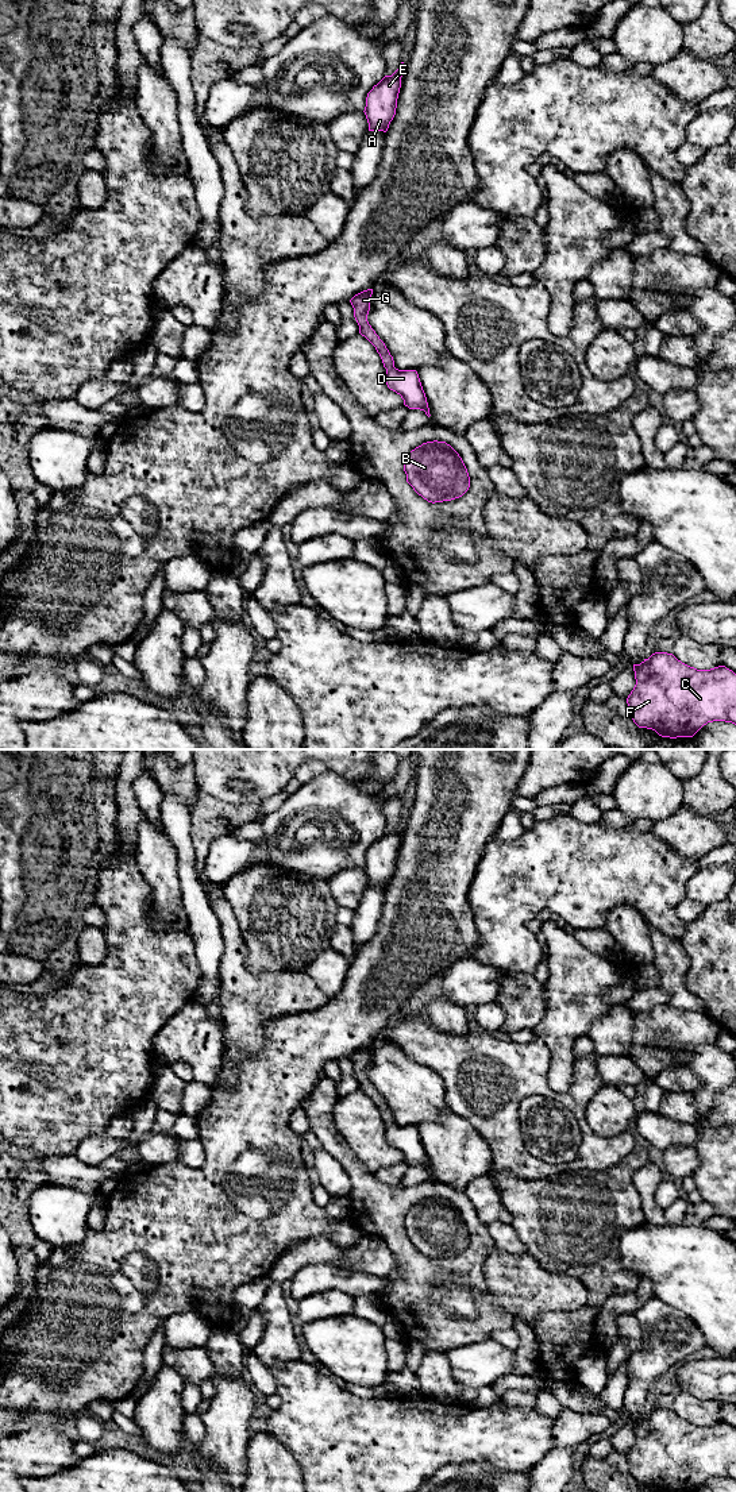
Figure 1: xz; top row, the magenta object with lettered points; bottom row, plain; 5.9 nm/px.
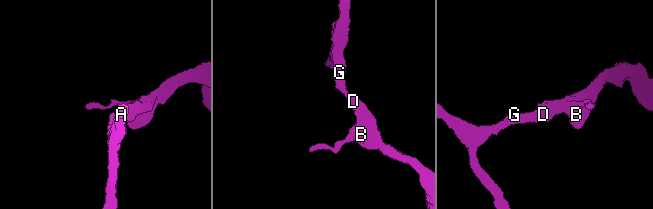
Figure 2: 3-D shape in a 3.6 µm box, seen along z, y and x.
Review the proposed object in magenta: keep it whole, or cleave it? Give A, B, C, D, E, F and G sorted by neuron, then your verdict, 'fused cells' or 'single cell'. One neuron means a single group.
A B C D E F G; single cell

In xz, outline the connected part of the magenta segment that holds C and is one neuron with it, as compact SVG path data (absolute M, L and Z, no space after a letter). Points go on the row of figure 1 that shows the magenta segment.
M655 652L640 664L633 664L636 685L627 698L628 712L639 728L655 730L662 737L693 737L704 725L725 721L736 725L736 674L725 666L697 670L673 654Z

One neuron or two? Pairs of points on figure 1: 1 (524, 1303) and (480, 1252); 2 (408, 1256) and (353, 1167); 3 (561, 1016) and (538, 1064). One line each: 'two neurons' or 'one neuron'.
1: two neurons
2: one neuron
3: two neurons

